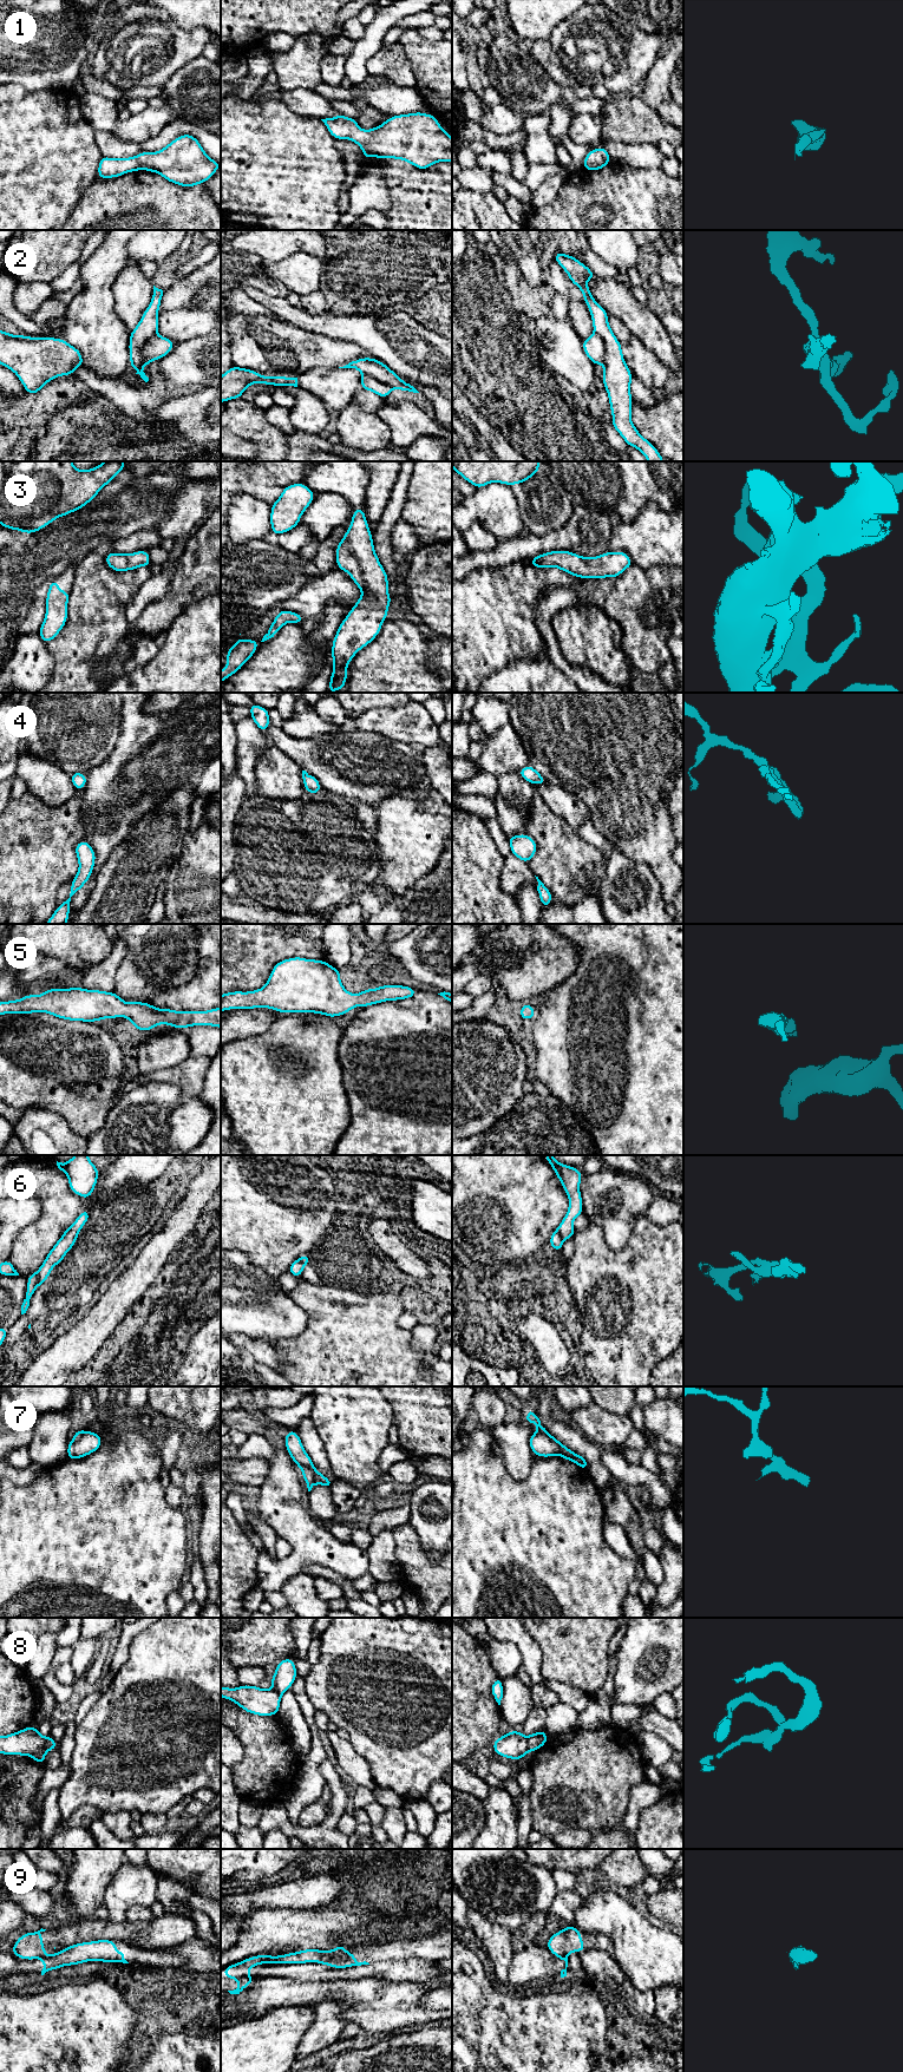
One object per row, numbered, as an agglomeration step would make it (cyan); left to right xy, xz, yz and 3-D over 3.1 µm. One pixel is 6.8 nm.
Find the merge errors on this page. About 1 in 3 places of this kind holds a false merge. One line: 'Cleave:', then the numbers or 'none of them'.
Cleave: 2, 6, 7, 8, 9

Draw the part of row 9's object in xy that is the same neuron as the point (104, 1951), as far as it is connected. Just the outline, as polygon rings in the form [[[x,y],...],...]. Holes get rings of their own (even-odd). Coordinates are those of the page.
[[[96,1940],[90,1942],[74,1943],[58,1953],[40,1958],[44,1961],[41,1975],[48,1971],[54,1971],[64,1966],[73,1966],[89,1961],[123,1962],[129,1963],[124,1959],[124,1954],[116,1949],[117,1940]]]

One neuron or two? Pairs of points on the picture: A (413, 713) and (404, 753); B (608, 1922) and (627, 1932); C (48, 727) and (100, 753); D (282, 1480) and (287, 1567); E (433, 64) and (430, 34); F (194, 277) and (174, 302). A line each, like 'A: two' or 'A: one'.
A: two
B: one
C: one
D: one
E: two
F: one

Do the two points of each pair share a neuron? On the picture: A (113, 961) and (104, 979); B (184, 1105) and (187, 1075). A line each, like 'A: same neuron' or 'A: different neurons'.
A: same neuron
B: different neurons

